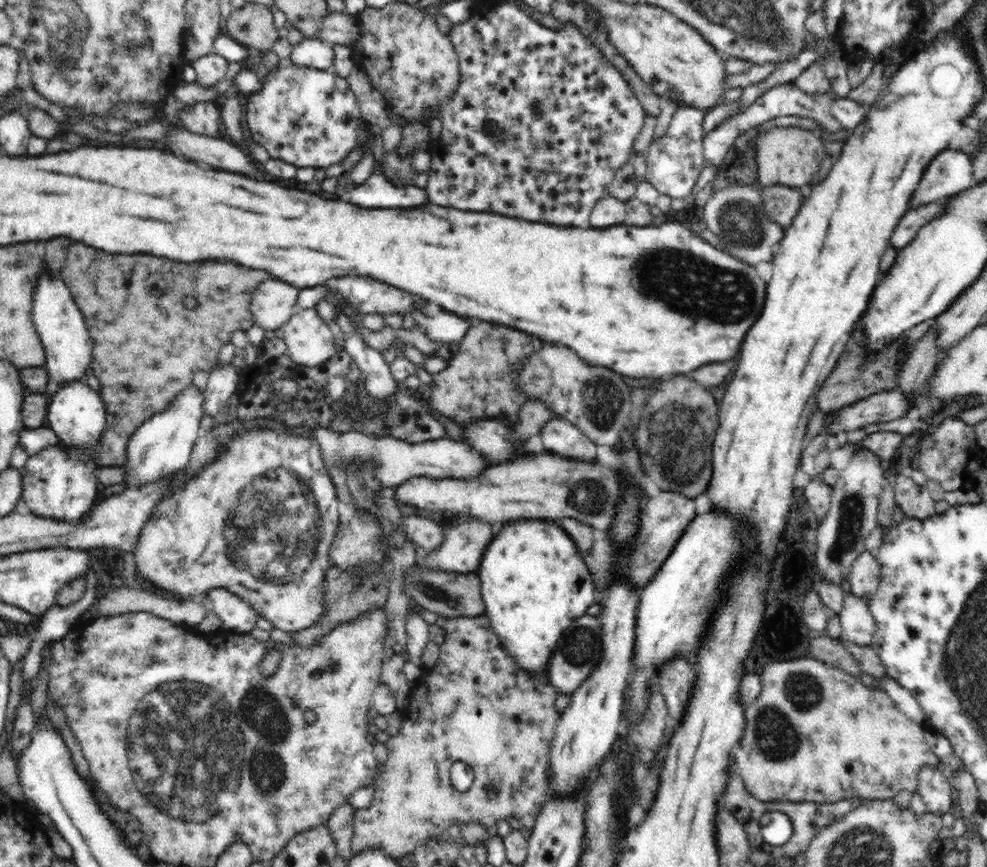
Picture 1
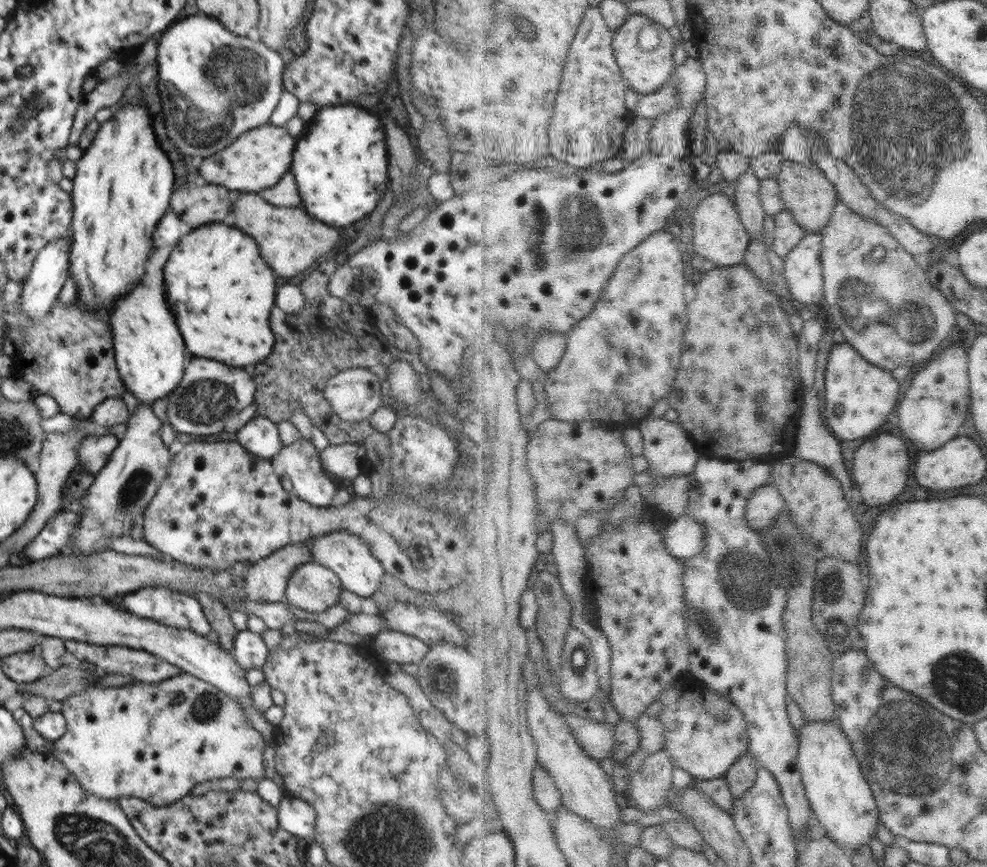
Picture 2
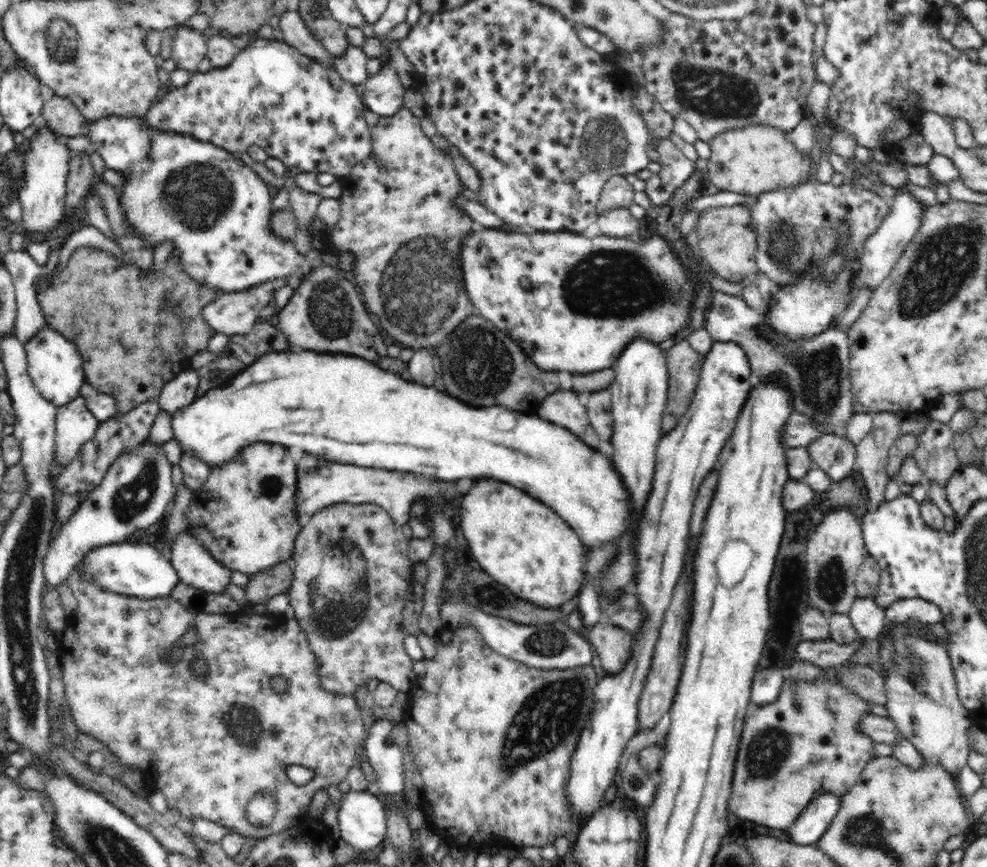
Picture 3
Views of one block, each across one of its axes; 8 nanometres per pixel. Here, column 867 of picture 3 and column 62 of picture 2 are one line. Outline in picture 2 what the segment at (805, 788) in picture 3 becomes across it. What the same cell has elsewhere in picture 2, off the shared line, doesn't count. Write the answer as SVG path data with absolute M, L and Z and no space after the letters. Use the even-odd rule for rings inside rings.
M182 672L162 682L133 682L121 687L90 684L61 703L66 731L54 742L50 755L66 766L86 792L100 798L132 796L166 806L202 782L228 777L258 781L264 777L262 754L267 744L260 731L252 727L246 711L232 697L192 674Z

